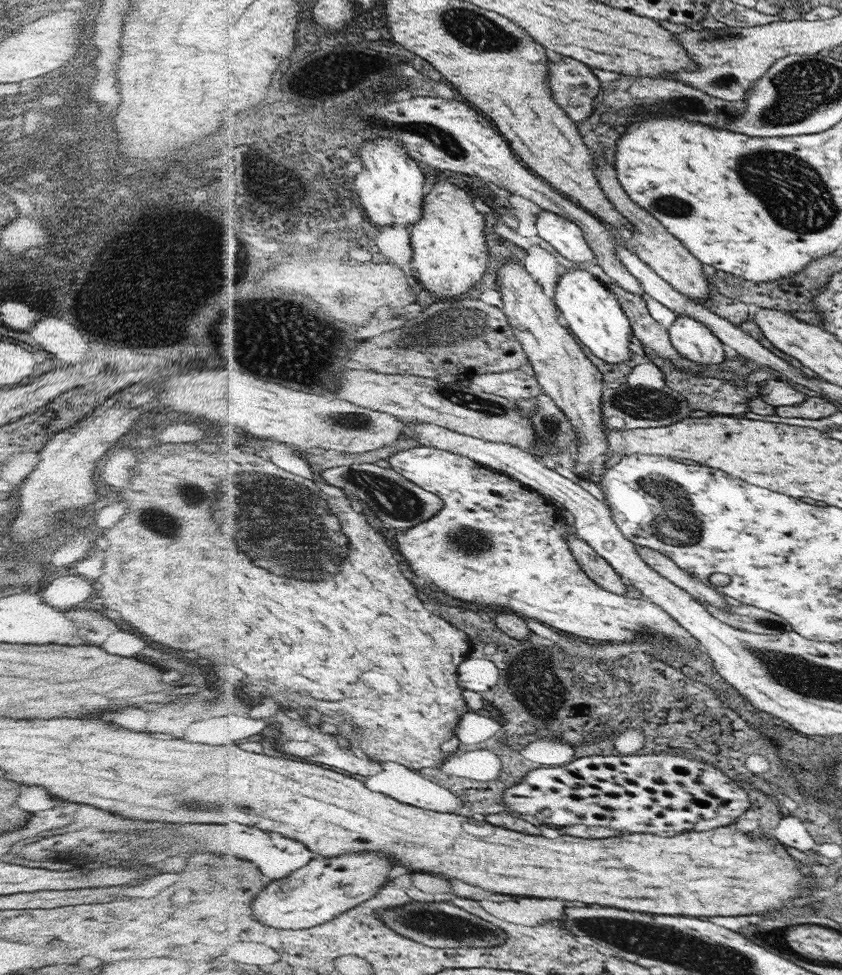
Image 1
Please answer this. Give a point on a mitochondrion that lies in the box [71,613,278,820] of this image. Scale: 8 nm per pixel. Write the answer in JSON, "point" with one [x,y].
{"point":[188,800]}

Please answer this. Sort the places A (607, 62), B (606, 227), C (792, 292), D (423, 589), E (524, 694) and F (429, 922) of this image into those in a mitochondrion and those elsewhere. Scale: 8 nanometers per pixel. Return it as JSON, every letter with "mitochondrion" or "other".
{"A":"other","B":"other","C":"other","D":"other","E":"mitochondrion","F":"mitochondrion"}

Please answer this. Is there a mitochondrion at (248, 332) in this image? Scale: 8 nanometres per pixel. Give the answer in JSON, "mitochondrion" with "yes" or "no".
{"mitochondrion":"yes"}

